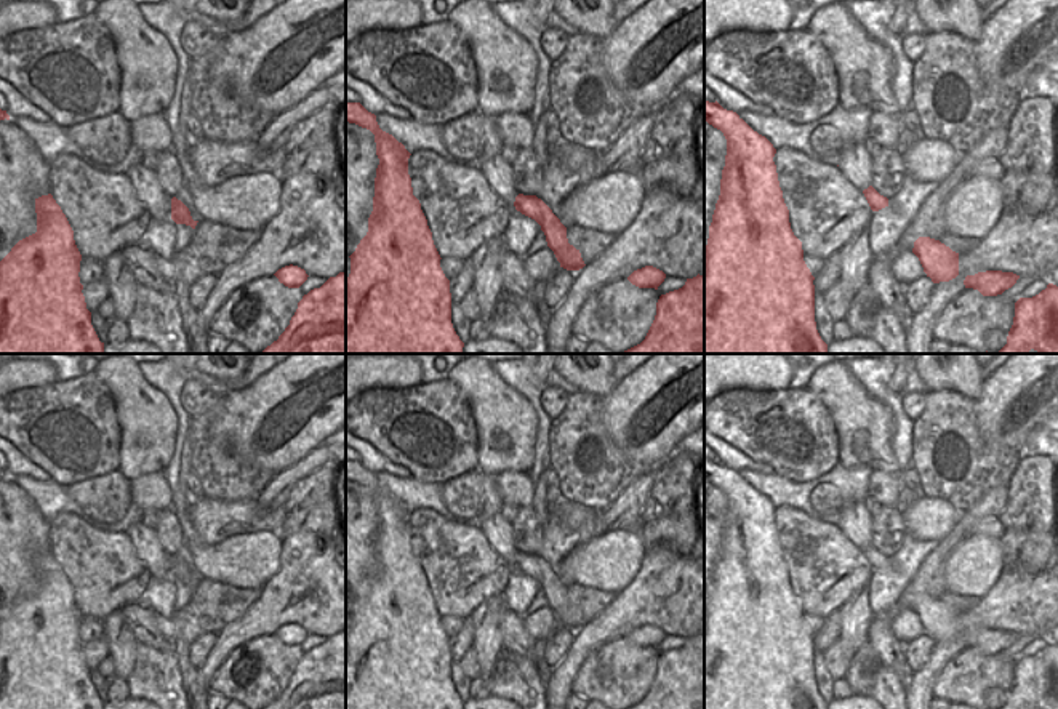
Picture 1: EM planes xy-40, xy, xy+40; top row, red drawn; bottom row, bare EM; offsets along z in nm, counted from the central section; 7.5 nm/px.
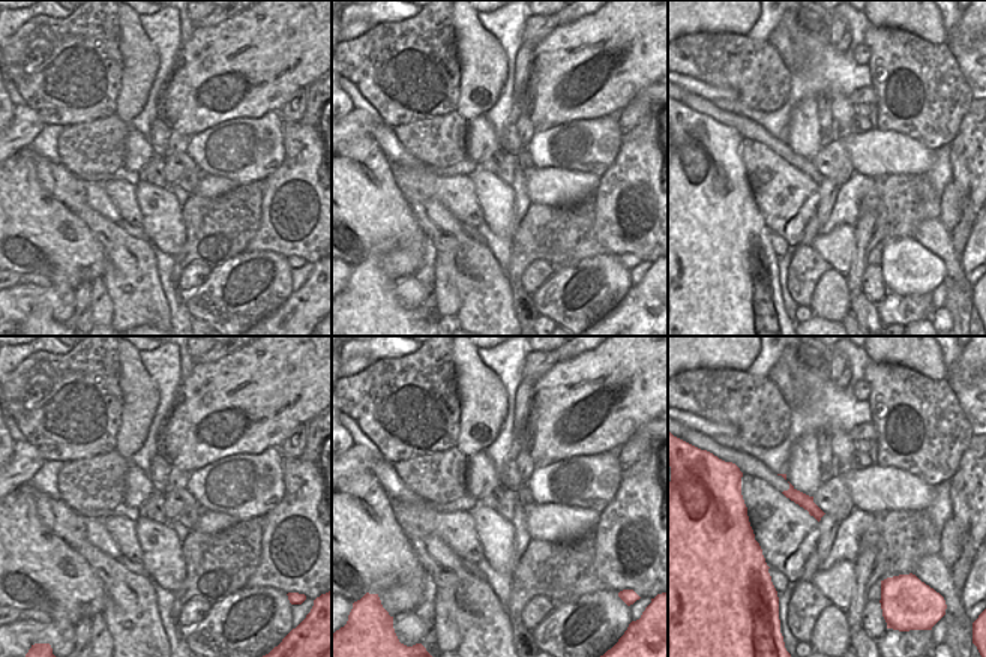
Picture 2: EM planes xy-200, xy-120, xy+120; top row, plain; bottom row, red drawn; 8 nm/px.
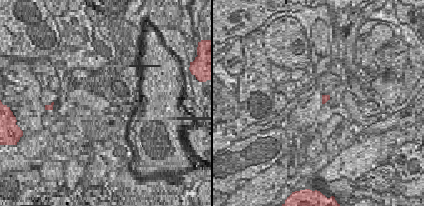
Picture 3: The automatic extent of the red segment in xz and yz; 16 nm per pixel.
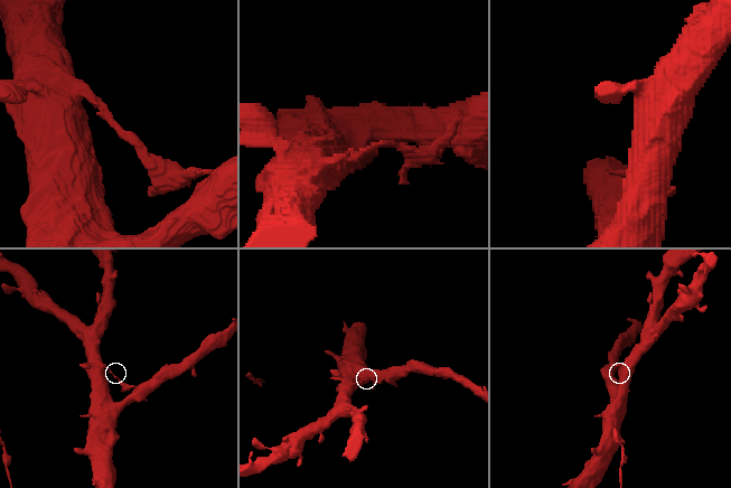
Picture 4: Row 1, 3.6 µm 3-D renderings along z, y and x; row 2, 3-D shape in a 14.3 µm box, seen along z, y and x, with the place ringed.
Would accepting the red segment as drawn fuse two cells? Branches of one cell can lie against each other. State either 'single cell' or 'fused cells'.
fused cells

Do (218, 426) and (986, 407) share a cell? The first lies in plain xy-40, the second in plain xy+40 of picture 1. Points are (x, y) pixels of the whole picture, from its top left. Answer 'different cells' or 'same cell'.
same cell

